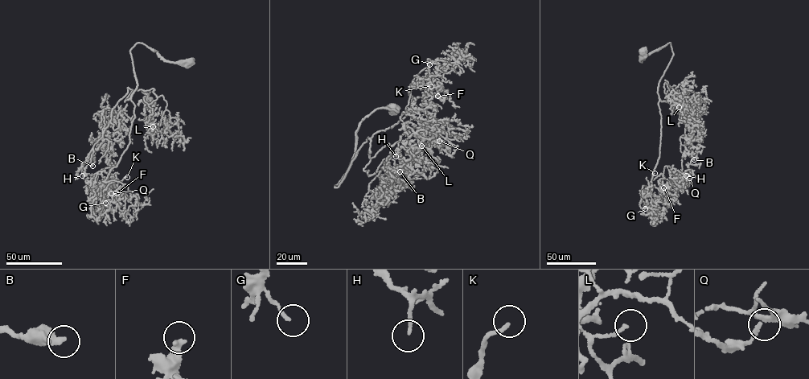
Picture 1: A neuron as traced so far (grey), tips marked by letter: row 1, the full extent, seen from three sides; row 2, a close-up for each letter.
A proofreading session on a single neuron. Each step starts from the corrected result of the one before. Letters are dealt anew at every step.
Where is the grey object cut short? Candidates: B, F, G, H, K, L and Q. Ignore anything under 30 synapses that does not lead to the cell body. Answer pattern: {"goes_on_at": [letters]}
{"goes_on_at": ["B", "H", "K"]}

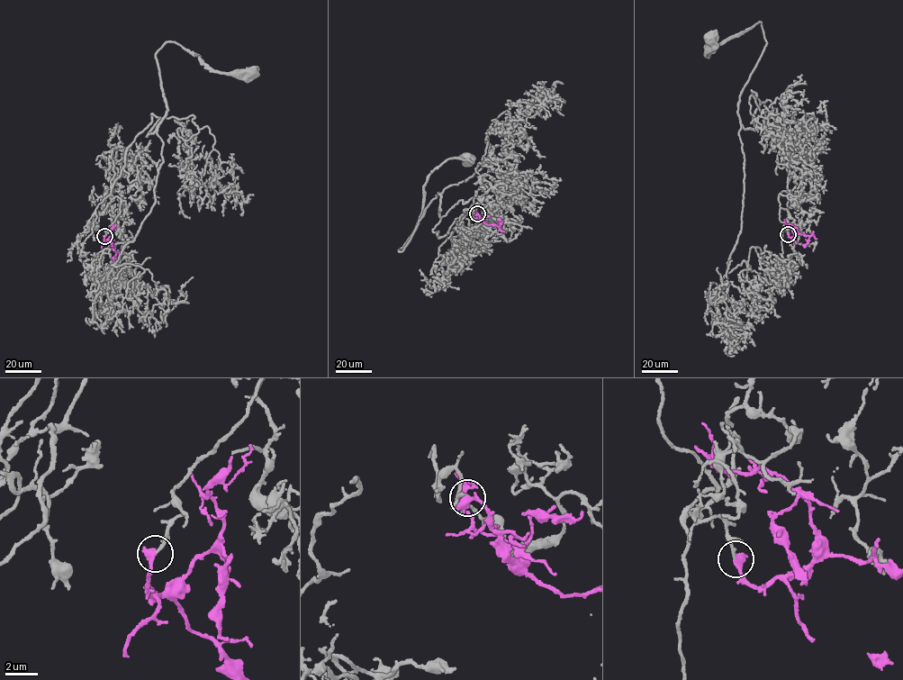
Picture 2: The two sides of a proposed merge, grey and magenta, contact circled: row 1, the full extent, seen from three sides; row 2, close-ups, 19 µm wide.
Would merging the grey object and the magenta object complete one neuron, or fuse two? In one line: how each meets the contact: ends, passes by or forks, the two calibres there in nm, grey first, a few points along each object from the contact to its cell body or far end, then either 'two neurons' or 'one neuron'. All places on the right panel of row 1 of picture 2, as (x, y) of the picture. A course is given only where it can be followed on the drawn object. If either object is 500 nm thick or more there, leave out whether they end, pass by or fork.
calibres 170 and 500 nm; course grey (788, 234), (771, 101), (755, 130), (737, 112), (766, 43), (761, 22), (706, 56), (710, 39); course magenta (788, 234), (790, 237), (799, 234), (809, 236), (808, 243), (802, 244); one neuron

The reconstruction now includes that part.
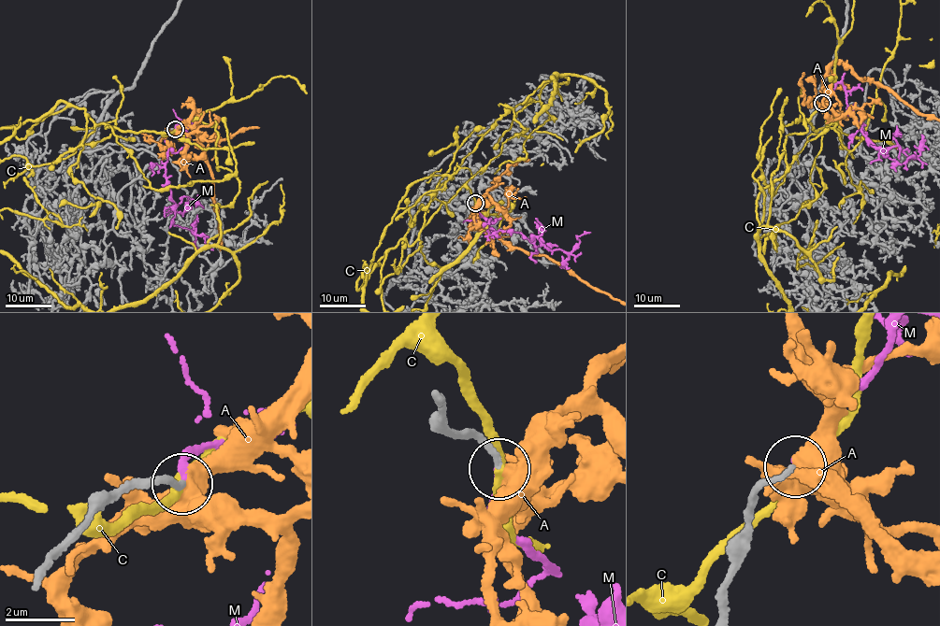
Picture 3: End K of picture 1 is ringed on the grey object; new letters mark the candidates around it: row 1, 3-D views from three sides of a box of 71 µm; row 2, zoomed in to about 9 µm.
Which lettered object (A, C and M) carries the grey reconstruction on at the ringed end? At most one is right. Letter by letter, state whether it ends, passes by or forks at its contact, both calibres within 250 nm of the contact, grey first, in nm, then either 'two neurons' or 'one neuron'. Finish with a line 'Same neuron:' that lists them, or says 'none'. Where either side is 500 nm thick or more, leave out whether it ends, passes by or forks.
A: calibres 150 and 700 nm; two neurons
C: it passes by; calibres 170 and 240 nm; two neurons
M: it ends; calibres 160 and 160 nm; one neuron
Same neuron: M

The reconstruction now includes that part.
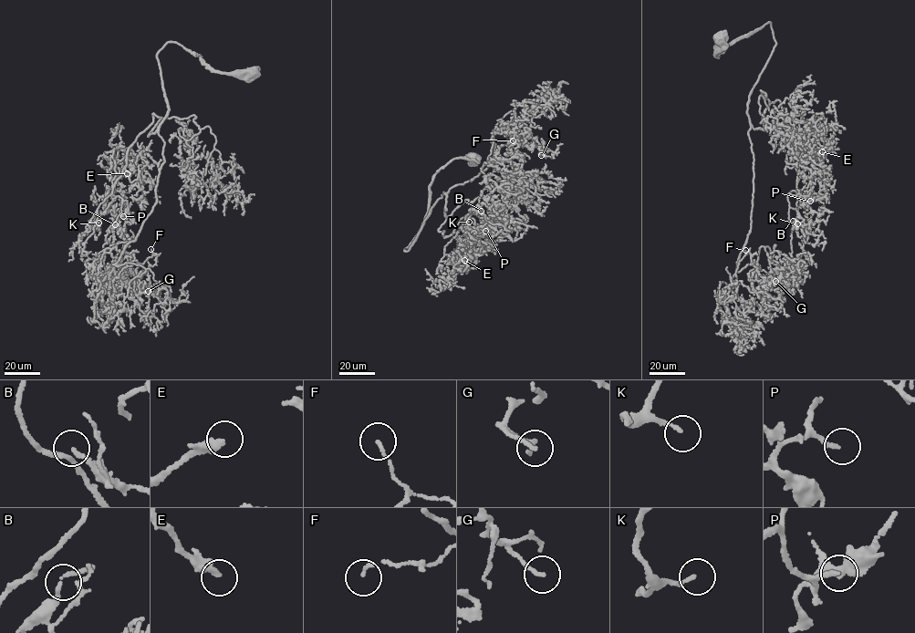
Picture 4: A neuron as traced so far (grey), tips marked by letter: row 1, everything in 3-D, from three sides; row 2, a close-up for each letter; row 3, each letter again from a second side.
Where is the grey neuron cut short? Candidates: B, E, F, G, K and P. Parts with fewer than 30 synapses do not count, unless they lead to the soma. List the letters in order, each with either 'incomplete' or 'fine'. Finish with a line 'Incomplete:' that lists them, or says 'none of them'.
B: fine
E: incomplete
F: fine
G: fine
K: incomplete
P: incomplete
Incomplete: E, K, P

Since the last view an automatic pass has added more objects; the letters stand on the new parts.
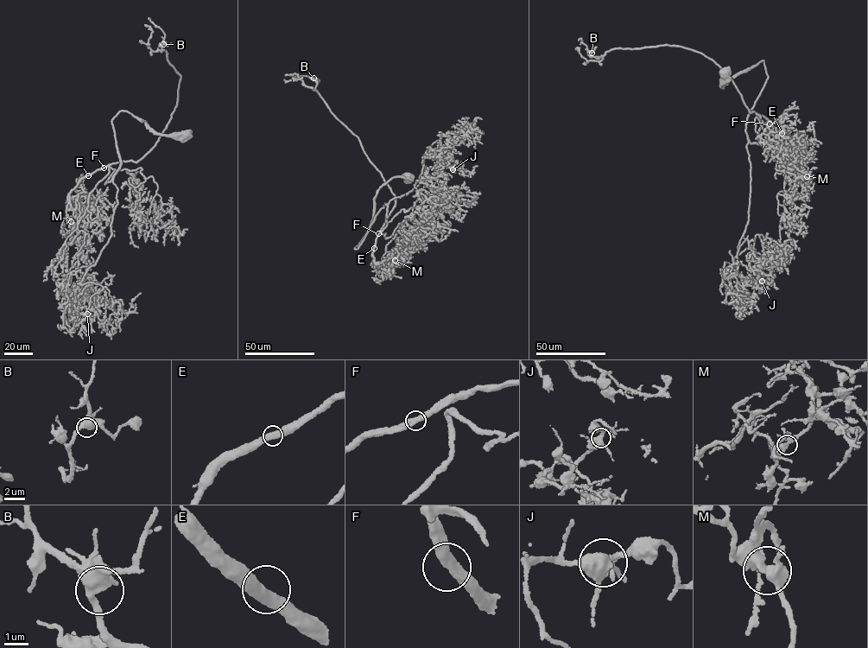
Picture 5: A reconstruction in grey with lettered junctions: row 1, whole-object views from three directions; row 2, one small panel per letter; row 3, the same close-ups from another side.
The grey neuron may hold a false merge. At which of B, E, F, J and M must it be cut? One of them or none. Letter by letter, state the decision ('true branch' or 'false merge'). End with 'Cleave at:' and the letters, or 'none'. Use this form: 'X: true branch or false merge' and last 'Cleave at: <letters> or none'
B: true branch
E: true branch
F: true branch
J: true branch
M: false merge
Cleave at: M

